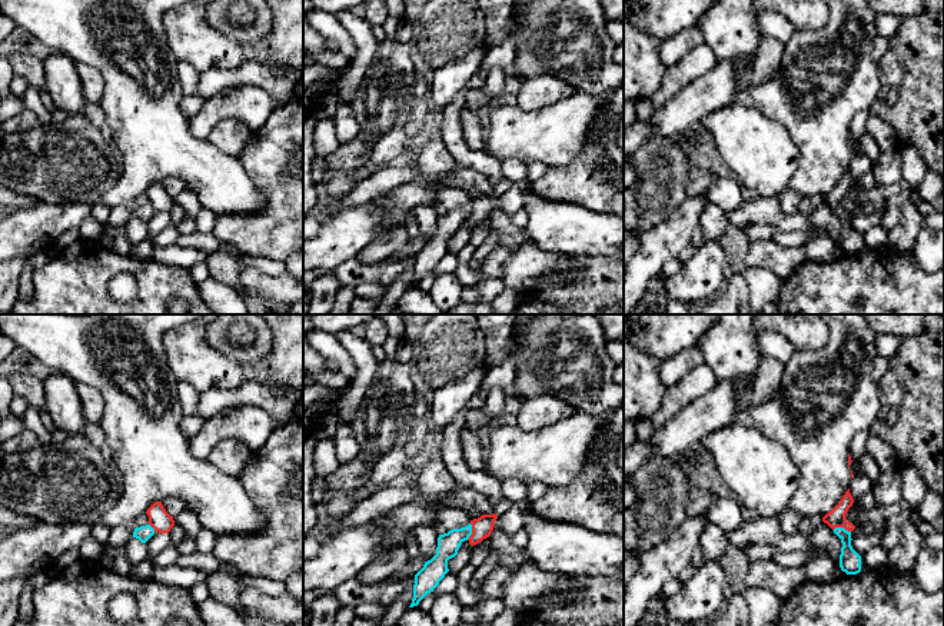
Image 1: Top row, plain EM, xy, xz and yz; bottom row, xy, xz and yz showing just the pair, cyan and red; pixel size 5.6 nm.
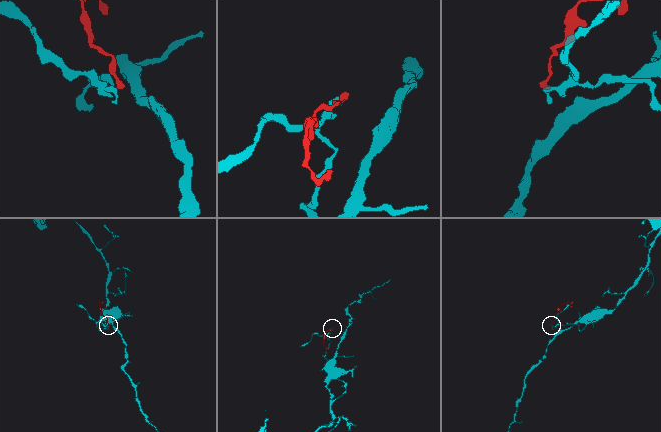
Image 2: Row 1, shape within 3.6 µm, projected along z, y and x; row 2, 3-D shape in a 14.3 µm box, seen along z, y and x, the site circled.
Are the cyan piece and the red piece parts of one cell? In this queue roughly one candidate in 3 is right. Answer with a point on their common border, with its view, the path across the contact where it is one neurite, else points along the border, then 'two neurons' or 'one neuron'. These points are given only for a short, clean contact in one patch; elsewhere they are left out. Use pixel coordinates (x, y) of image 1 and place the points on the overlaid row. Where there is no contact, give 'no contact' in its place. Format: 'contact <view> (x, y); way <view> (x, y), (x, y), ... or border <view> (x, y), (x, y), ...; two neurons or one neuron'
contact yz (841, 528); border yz (833, 529), (843, 528), (850, 532); two neurons

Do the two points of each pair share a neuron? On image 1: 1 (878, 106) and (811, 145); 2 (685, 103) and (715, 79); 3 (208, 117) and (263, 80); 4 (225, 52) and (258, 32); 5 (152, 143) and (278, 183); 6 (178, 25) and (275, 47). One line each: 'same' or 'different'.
1: different
2: same
3: different
4: different
5: different
6: same

